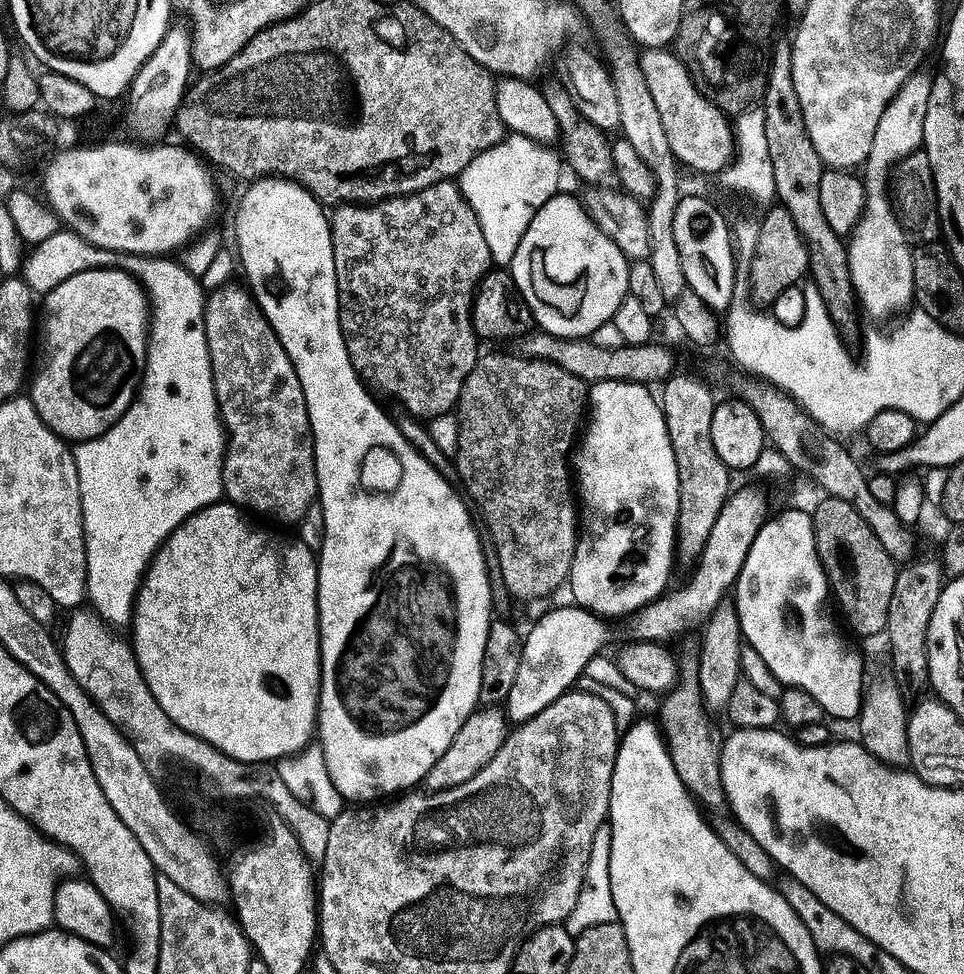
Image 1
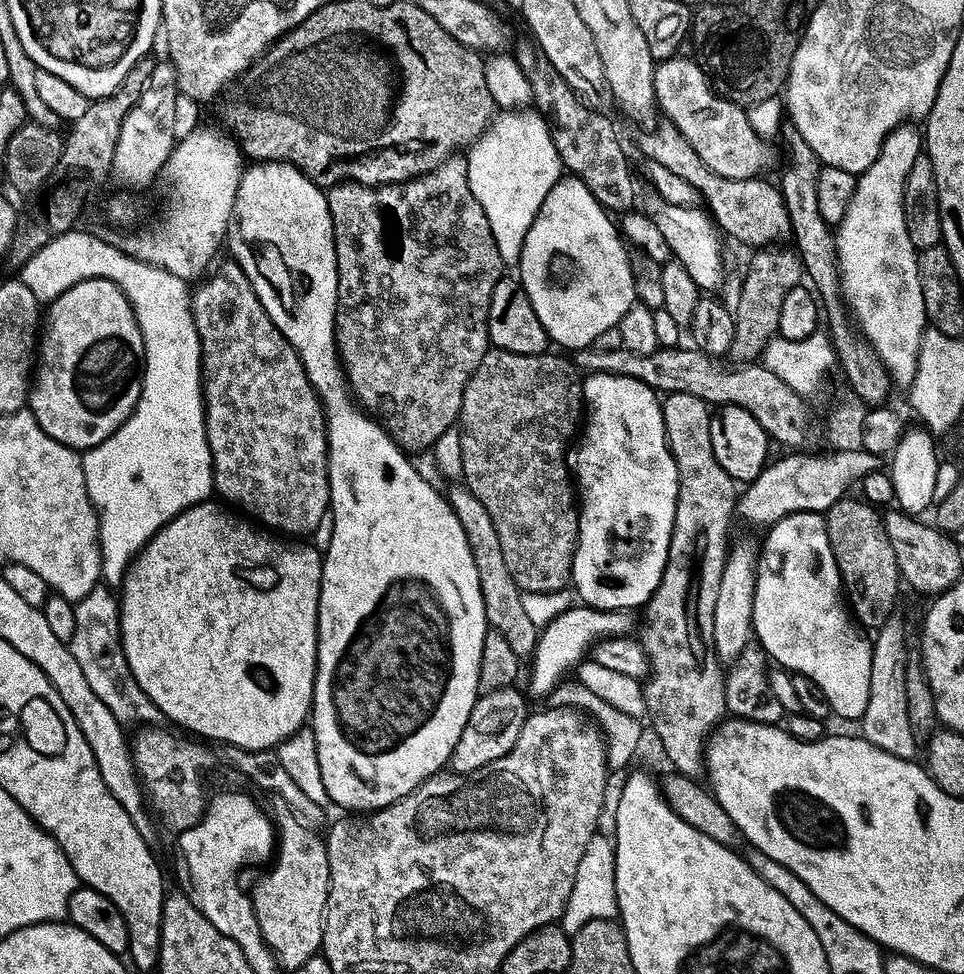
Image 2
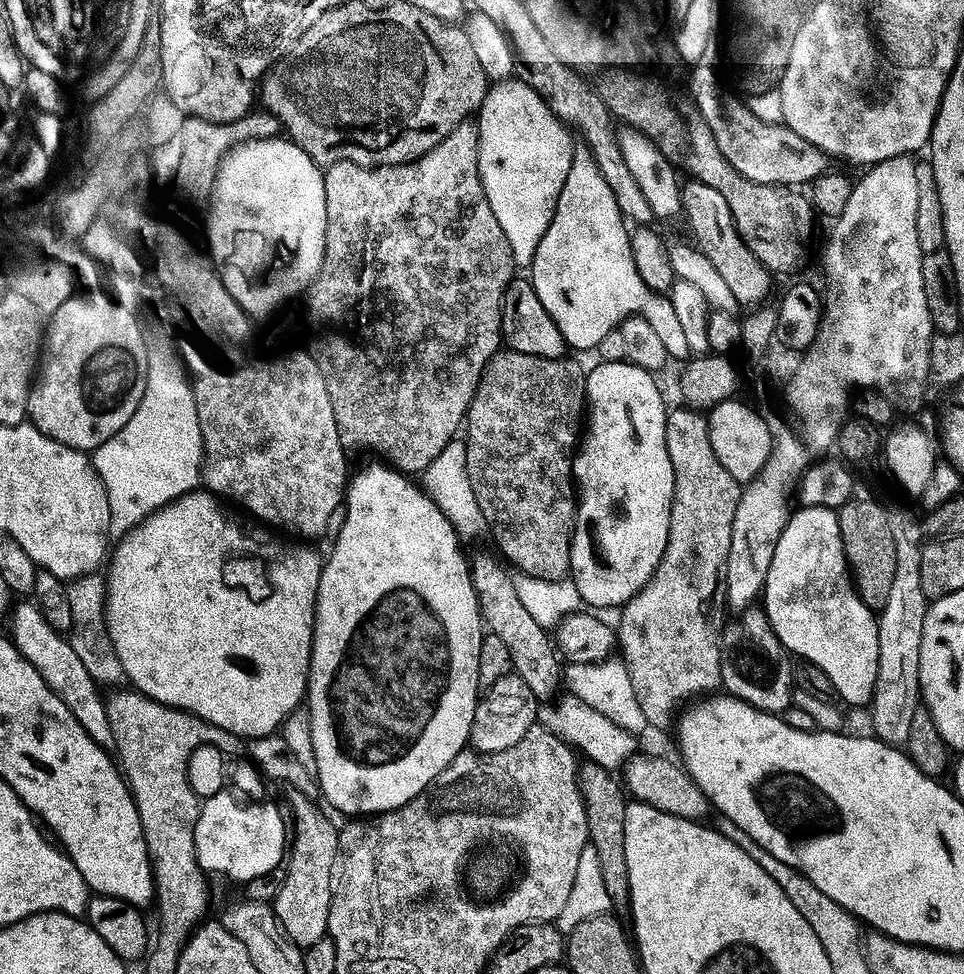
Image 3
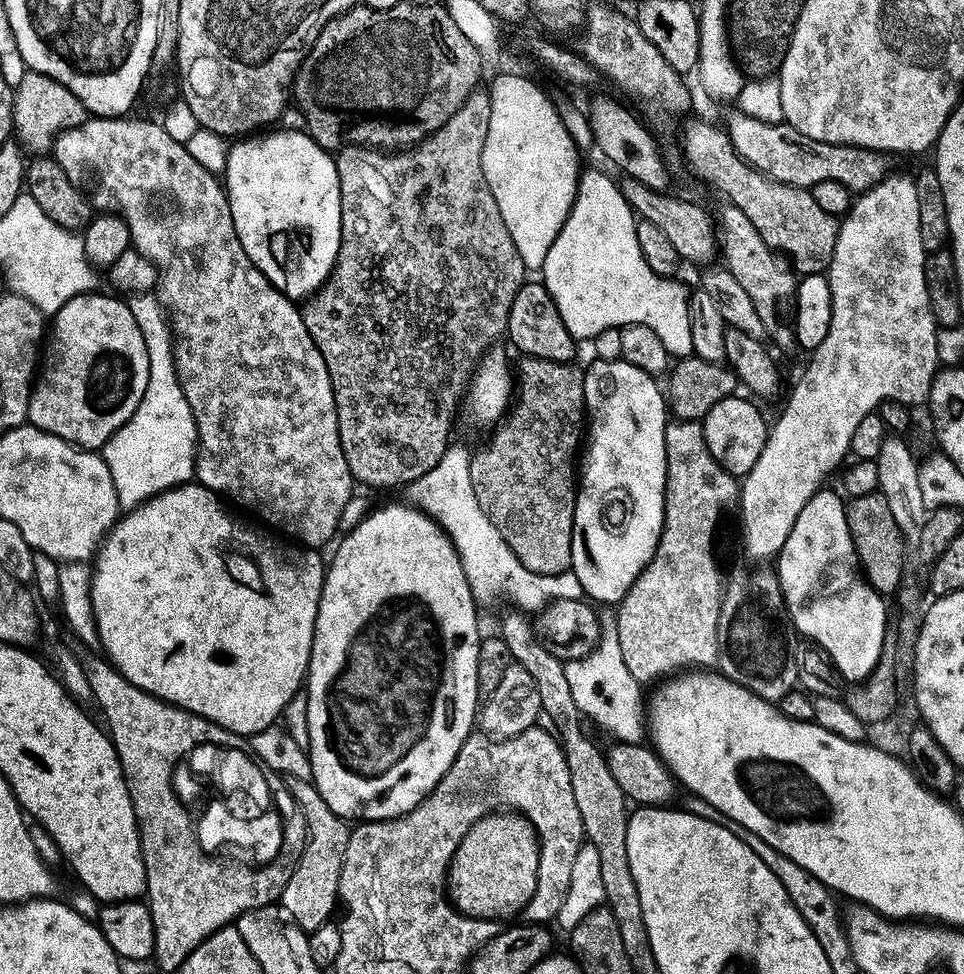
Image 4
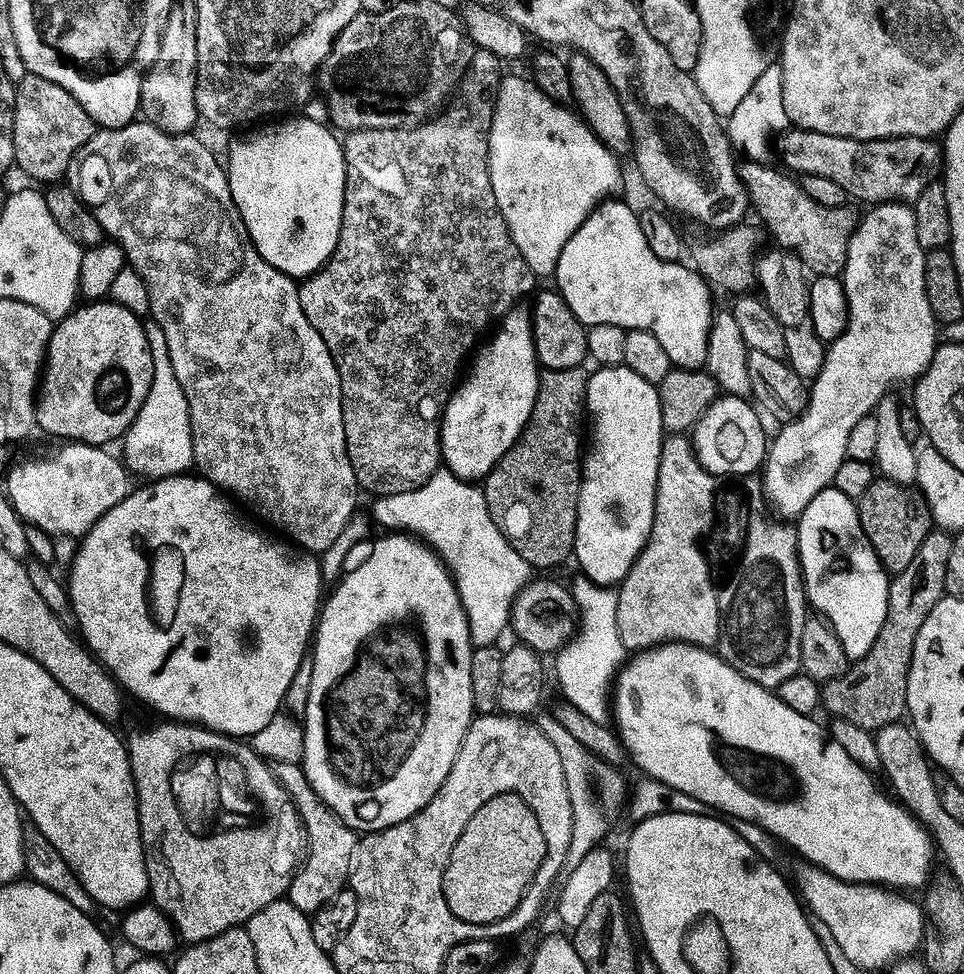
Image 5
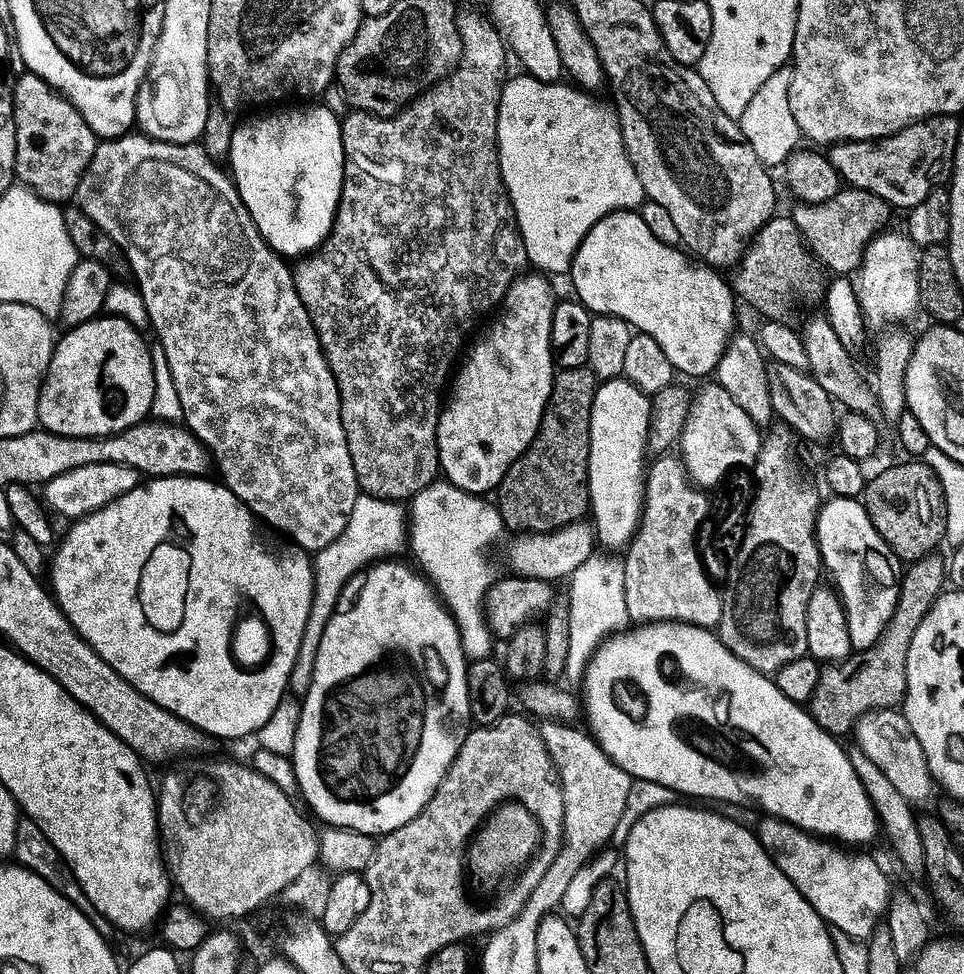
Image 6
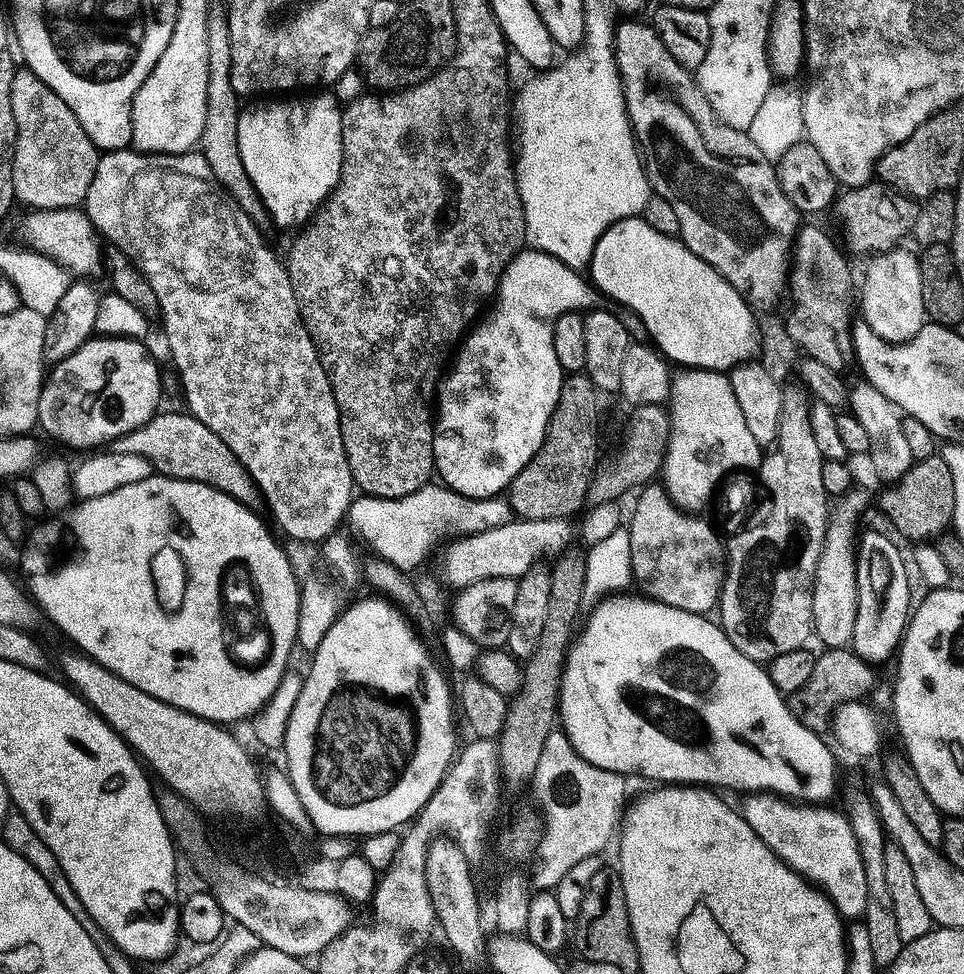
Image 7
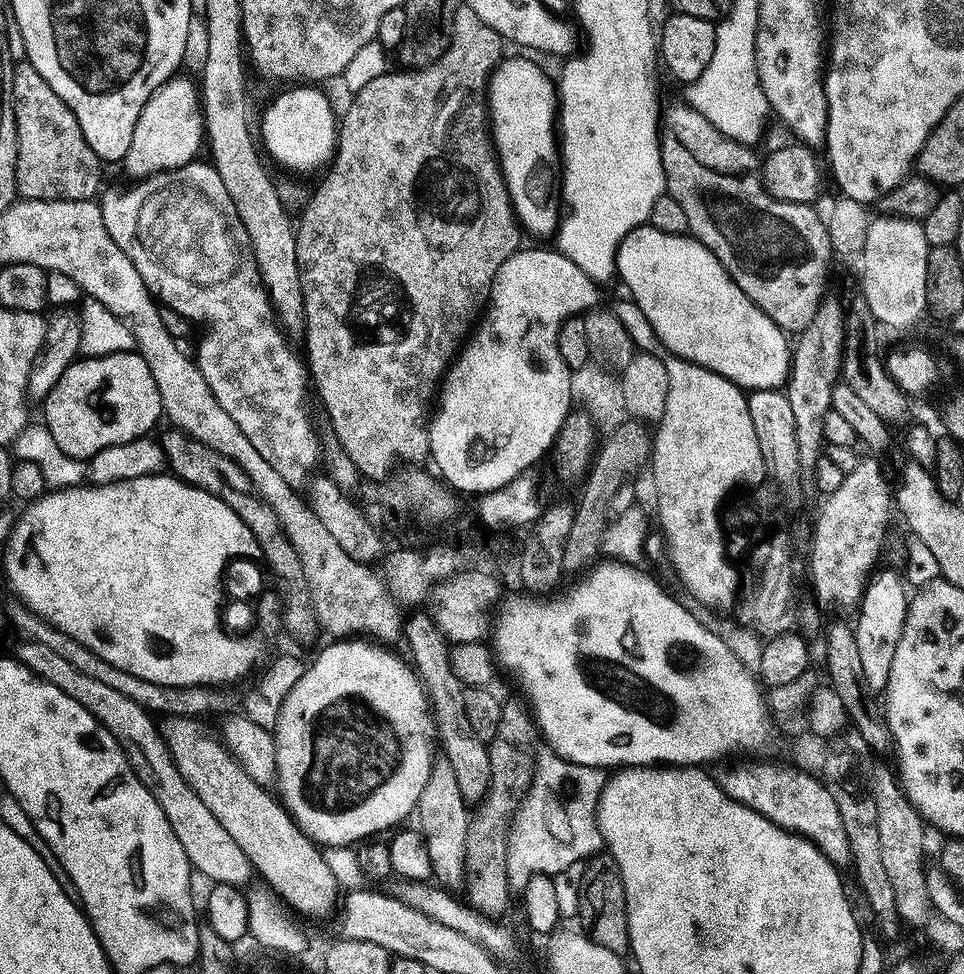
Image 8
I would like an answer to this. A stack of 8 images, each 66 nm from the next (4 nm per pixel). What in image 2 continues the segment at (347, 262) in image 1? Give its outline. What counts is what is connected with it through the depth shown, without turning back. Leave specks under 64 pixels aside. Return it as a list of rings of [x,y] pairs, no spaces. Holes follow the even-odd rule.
[[[457,154],[451,160],[446,161],[438,170],[434,170],[426,176],[420,176],[416,180],[407,180],[404,184],[387,184],[385,188],[367,188],[365,184],[338,184],[335,188],[327,193],[329,208],[332,211],[333,230],[336,237],[336,261],[340,264],[340,285],[338,286],[338,306],[336,307],[336,349],[340,352],[340,362],[344,366],[344,375],[348,377],[348,386],[354,397],[355,403],[359,405],[363,411],[367,412],[377,424],[381,424],[384,431],[392,437],[392,440],[399,448],[403,448],[409,454],[415,452],[424,452],[435,449],[438,438],[442,438],[442,434],[453,431],[457,427],[460,419],[460,411],[462,410],[462,398],[466,394],[466,386],[470,382],[470,378],[474,378],[474,374],[478,370],[478,366],[482,366],[482,358],[486,358],[486,354],[490,350],[490,317],[492,314],[492,299],[494,298],[494,290],[498,286],[500,280],[505,279],[506,265],[504,258],[498,250],[498,242],[494,238],[494,230],[490,226],[490,218],[486,216],[486,210],[482,208],[478,198],[474,196],[474,190],[470,186],[470,174],[468,173],[468,162],[463,155]]]

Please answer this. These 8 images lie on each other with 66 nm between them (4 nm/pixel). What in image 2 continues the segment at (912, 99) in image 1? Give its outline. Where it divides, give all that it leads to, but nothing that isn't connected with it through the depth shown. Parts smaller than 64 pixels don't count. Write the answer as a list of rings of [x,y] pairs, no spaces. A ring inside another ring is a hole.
[[[915,127],[898,128],[888,137],[878,162],[874,162],[874,166],[870,166],[870,170],[859,177],[850,210],[846,210],[846,218],[834,232],[844,298],[865,339],[872,344],[891,377],[895,381],[901,380],[904,386],[911,385],[916,378],[916,370],[920,367],[920,353],[924,350],[924,333],[930,328],[920,277],[920,252],[908,229],[906,207],[908,179],[914,170],[914,162],[918,162],[926,148],[925,137],[921,133],[919,136],[912,128]]]

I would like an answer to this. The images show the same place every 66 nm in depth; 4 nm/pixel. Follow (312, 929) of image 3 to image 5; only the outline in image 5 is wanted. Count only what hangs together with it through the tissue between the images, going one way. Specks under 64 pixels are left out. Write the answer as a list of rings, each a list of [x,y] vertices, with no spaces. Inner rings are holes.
[[[276,762],[272,764],[272,772],[286,790],[286,794],[290,794],[302,818],[304,829],[308,831],[306,859],[296,877],[292,879],[292,888],[288,891],[287,899],[298,910],[315,914],[349,887],[358,847],[358,833],[349,824],[345,824],[342,818],[338,818],[338,814],[334,814],[334,810],[330,810],[330,806],[326,806],[322,798],[318,798],[311,782],[308,781],[308,775],[304,772],[303,763]]]

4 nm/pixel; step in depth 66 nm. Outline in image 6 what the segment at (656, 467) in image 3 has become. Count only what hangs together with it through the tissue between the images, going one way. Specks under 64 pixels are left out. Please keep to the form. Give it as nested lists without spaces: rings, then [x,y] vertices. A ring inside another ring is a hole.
[[[625,378],[603,381],[603,383],[601,383],[596,389],[594,410],[592,411],[592,421],[590,422],[590,470],[588,471],[588,502],[590,505],[590,516],[594,521],[596,529],[596,539],[601,549],[627,549],[628,545],[631,544],[632,539],[636,537],[636,531],[638,530],[640,519],[644,513],[644,482],[646,479],[646,460],[644,464],[644,458],[646,459],[646,457],[649,455],[648,432],[651,430],[652,410],[652,401],[650,396]]]

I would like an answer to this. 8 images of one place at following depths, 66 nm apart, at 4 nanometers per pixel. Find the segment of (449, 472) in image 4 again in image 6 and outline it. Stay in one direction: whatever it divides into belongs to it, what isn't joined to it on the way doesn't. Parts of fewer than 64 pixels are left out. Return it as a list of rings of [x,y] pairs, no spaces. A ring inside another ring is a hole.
[[[447,482],[431,484],[422,494],[410,502],[410,552],[416,555],[419,571],[430,581],[437,596],[444,602],[444,607],[452,613],[460,631],[462,650],[469,661],[487,660],[493,655],[494,637],[488,628],[488,619],[484,617],[484,600],[488,591],[498,579],[498,573],[492,569],[487,554],[500,539],[506,535],[504,519],[500,516],[499,507],[483,496],[471,496],[468,492],[458,490]]]

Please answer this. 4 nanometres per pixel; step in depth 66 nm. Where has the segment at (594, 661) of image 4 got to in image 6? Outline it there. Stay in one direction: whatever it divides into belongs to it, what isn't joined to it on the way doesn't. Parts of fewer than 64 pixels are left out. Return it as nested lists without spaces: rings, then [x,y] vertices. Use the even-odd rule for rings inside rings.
[[[596,554],[585,565],[578,567],[570,577],[571,588],[567,596],[570,604],[570,650],[564,676],[570,683],[579,685],[592,655],[613,634],[619,633],[629,623],[626,610],[626,570],[623,559],[607,560]]]

